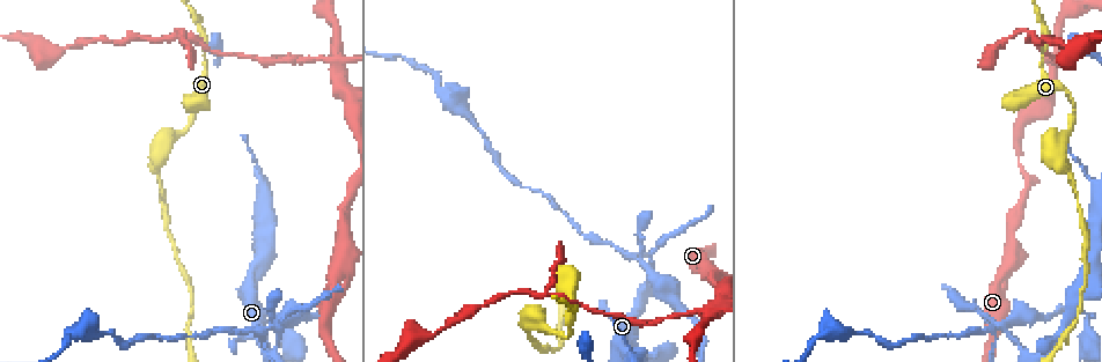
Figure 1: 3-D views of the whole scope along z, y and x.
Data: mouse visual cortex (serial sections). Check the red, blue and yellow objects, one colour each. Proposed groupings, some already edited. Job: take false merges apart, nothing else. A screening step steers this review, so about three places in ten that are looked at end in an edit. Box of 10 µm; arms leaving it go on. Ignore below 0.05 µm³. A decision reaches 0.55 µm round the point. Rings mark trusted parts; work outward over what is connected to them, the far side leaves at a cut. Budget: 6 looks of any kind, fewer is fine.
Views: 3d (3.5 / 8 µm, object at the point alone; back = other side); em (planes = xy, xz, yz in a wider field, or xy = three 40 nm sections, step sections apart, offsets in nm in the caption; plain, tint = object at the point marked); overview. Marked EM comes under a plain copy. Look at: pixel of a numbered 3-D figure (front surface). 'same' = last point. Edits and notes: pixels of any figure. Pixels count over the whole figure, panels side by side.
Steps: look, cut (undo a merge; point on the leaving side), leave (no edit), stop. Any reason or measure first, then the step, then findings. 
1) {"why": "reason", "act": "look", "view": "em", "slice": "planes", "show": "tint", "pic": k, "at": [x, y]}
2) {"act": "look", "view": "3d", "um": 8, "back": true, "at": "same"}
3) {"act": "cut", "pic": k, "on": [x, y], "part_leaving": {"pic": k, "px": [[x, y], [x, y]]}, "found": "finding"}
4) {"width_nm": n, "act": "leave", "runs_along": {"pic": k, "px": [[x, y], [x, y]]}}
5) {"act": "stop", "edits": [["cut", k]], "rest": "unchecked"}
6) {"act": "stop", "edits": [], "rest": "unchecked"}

{"why": "abrupt turn", "act": "look", "view": "3d", "um": 3.5, "pic": 1, "at": [159, 148]}

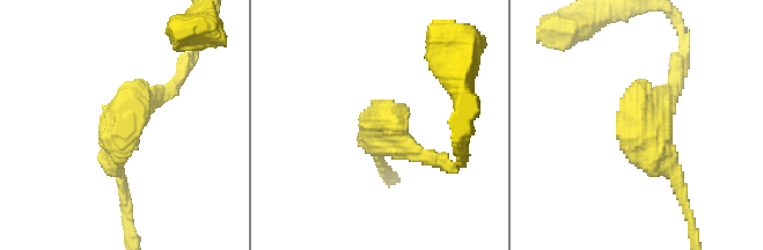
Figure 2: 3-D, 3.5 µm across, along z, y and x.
{"act": "look", "view": "em", "slice": "planes", "show": "tint", "pic": 2, "at": [122, 126]}

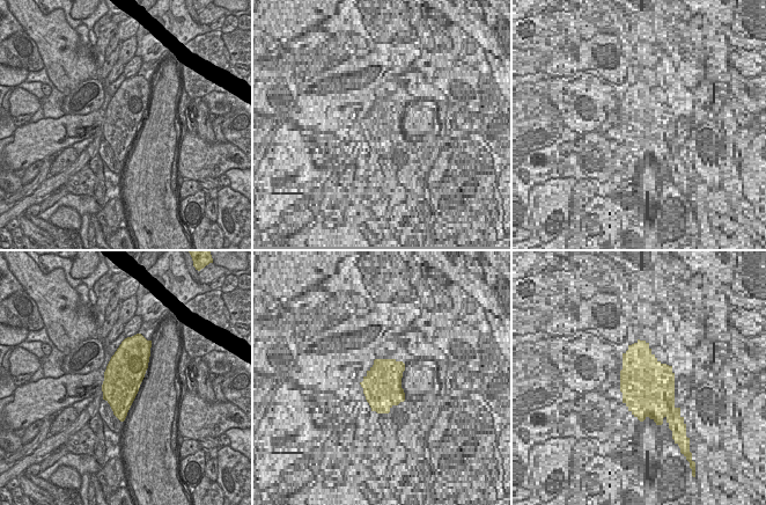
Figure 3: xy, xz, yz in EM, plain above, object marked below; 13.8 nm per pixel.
{"act": "leave", "runs_along": {"pic": 2, "px": [[181, 78], [120, 127], [124, 188]]}, "found": "all the same cell"}

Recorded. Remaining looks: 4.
{"why": "sharp bend", "act": "look", "view": "3d", "um": 3.5, "pic": 1, "at": [336, 62]}

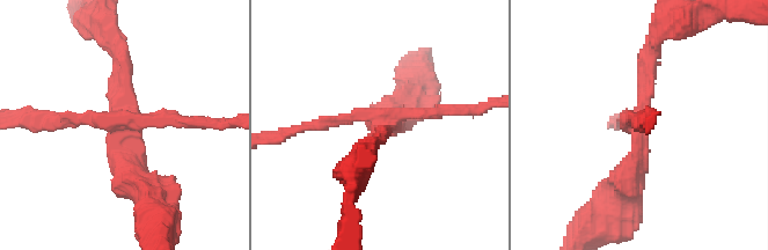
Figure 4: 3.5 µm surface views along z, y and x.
{"act": "look", "view": "em", "slice": "xy", "step": 2, "show": "tint", "pic": 4, "at": [116, 125]}

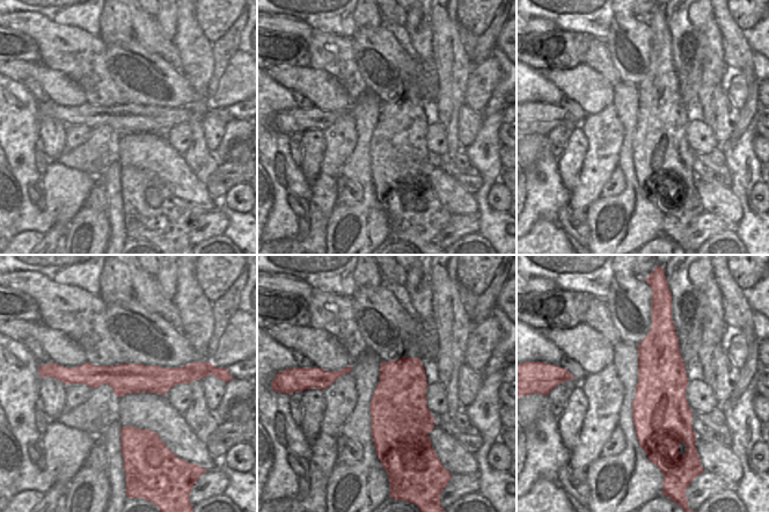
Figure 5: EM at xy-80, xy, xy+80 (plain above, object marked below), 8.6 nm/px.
{"act": "cut", "pic": 4, "on": [67, 122], "part_leaving": {"pic": 4, "px": [[118, 118], [22, 118]]}, "found": "two cells meet here"}

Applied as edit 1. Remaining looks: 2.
{"act": "stop", "edits": [["cut", 4]], "rest": "unchecked"}

